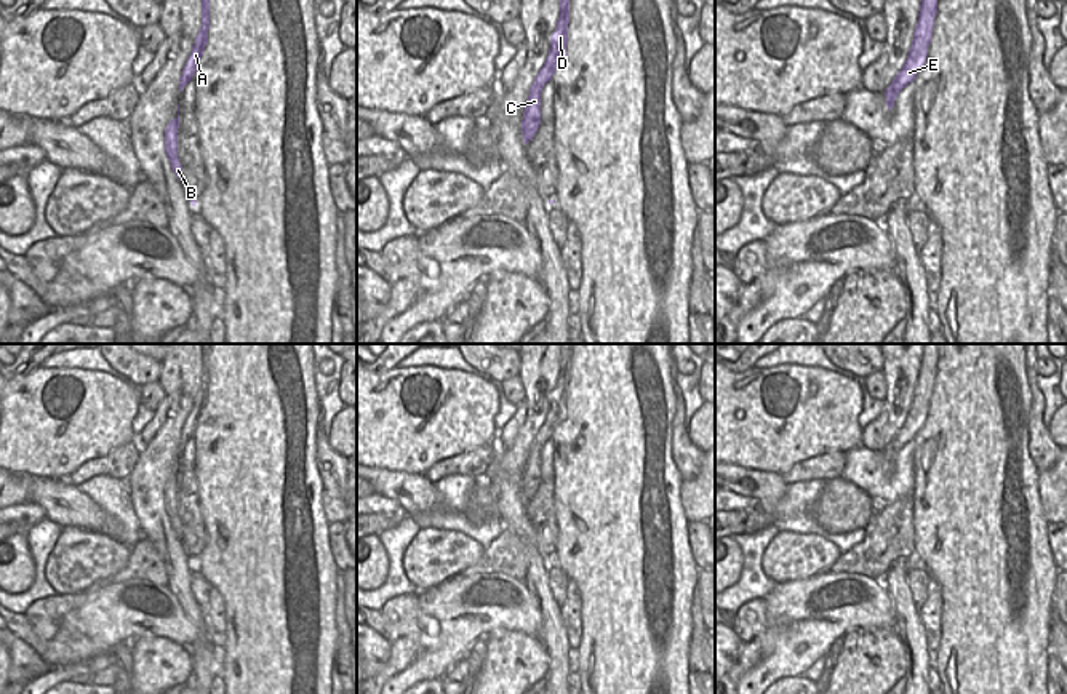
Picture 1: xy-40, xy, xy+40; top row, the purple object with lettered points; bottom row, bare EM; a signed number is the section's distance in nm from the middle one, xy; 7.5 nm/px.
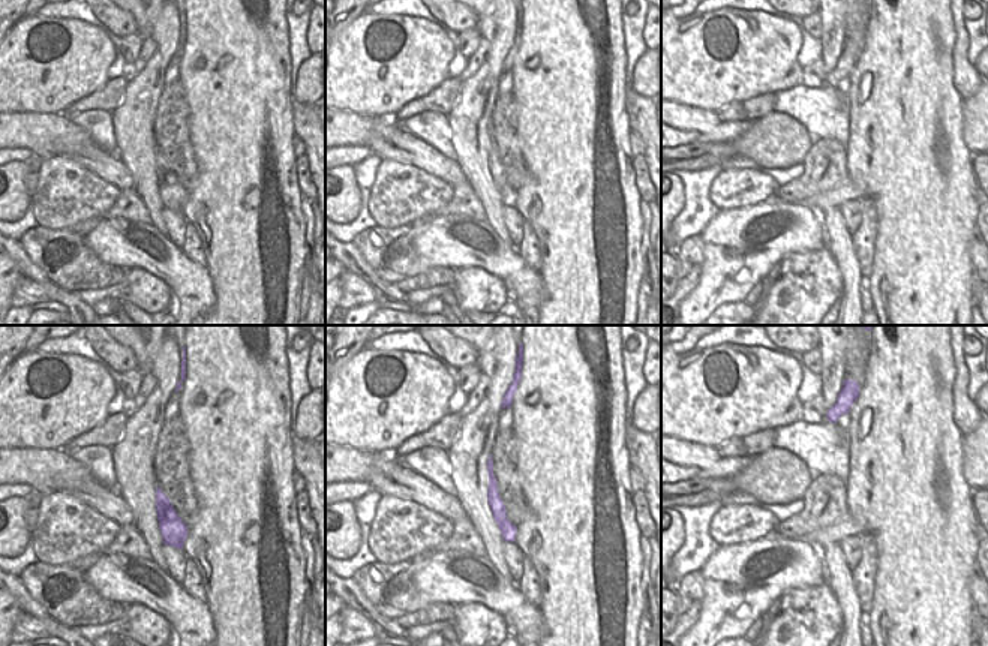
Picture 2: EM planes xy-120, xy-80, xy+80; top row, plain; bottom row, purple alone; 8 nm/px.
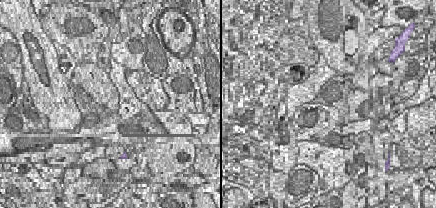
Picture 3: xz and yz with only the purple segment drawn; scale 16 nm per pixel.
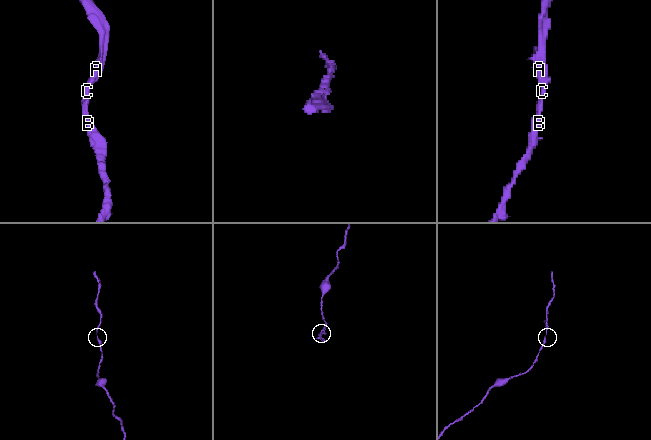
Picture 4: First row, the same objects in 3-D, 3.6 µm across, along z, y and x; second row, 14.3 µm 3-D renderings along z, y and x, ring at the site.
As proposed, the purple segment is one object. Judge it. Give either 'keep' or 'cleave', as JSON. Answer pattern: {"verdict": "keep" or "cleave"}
{"verdict": "keep"}

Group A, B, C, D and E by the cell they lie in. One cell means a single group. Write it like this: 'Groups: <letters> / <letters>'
Groups: A B C D E

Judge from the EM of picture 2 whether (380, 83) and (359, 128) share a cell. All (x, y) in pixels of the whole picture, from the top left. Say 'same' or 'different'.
different

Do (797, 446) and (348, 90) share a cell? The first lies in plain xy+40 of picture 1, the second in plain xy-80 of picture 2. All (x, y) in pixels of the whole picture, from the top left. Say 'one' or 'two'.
one

